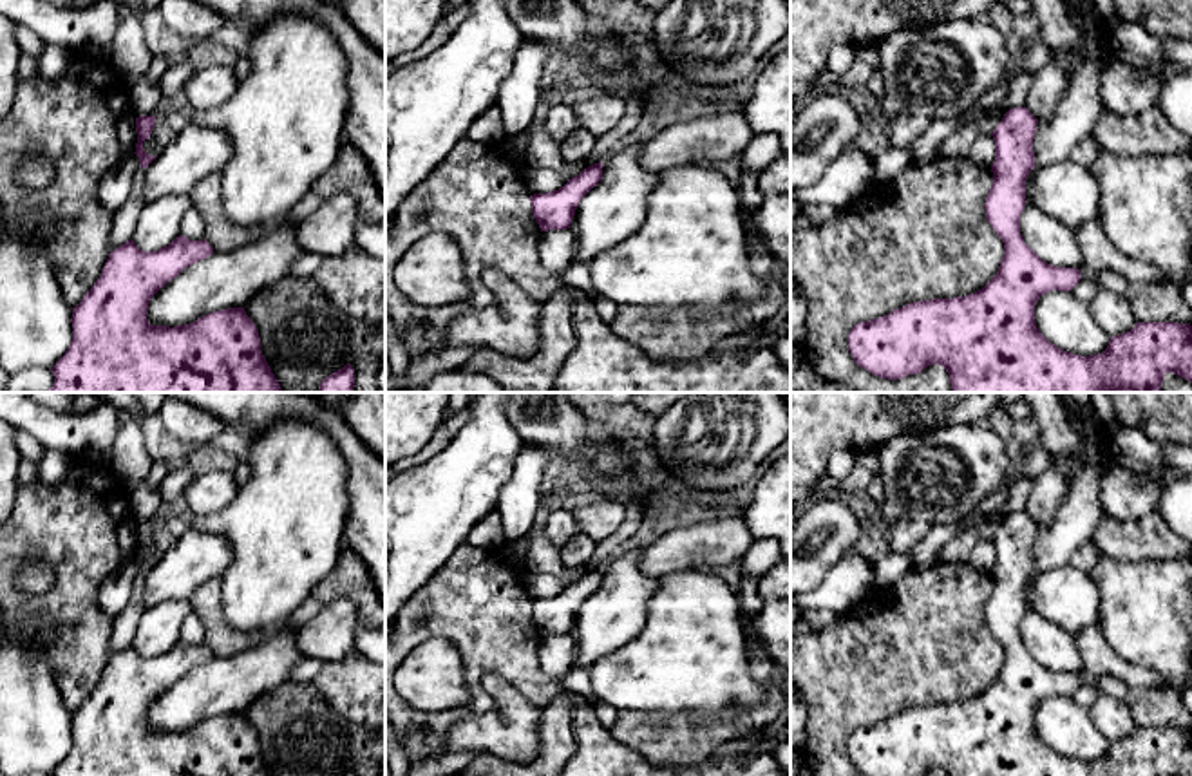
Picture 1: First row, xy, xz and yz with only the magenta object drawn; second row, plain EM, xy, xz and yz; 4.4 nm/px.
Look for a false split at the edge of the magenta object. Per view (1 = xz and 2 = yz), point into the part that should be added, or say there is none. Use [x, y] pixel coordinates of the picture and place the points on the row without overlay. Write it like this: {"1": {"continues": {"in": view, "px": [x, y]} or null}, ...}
{"1": {"continues": null}, "2": {"continues": null}}

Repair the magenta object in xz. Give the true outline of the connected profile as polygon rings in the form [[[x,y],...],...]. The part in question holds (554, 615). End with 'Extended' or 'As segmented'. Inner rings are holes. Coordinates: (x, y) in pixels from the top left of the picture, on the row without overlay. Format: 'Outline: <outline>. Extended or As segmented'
Outline: [[[602,566],[568,584],[564,591],[530,601],[532,619],[541,637],[566,635],[572,629],[579,606],[602,584]]]. As segmented

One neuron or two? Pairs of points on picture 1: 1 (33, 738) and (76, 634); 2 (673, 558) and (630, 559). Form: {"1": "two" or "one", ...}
{"1": "two", "2": "two"}

